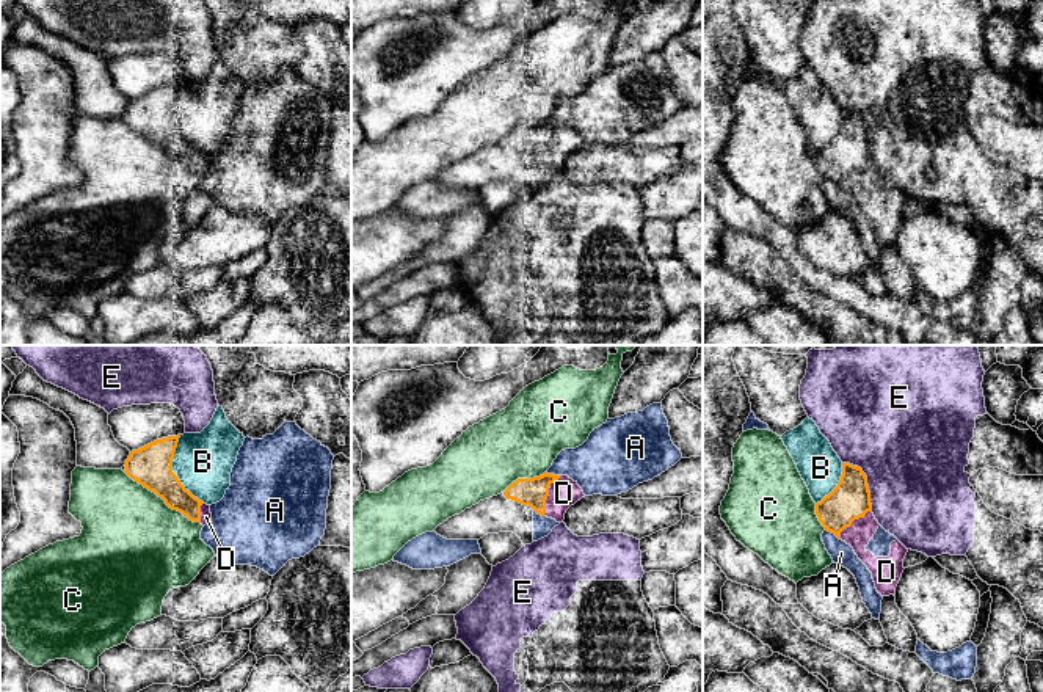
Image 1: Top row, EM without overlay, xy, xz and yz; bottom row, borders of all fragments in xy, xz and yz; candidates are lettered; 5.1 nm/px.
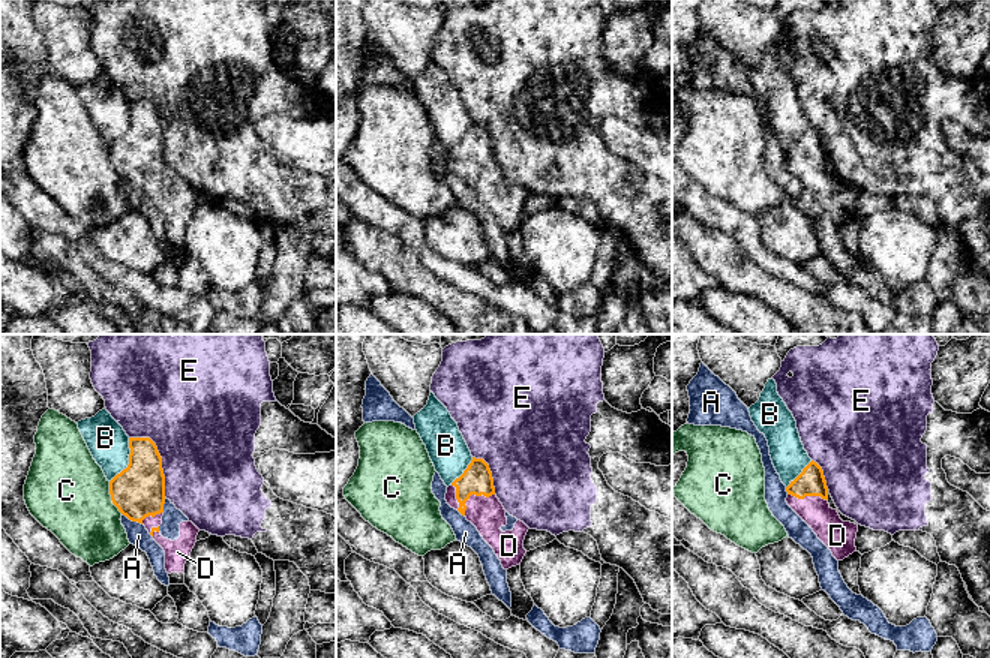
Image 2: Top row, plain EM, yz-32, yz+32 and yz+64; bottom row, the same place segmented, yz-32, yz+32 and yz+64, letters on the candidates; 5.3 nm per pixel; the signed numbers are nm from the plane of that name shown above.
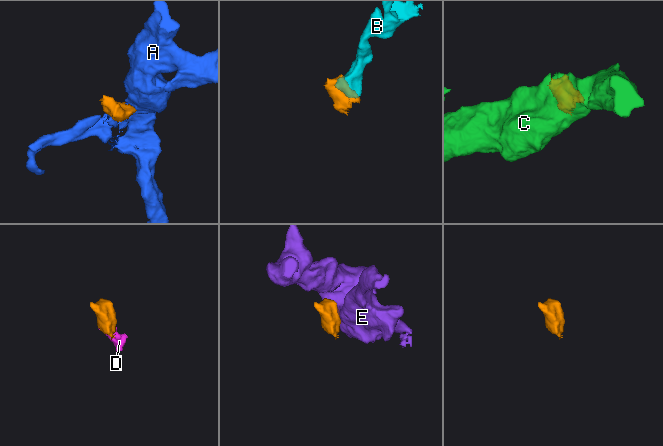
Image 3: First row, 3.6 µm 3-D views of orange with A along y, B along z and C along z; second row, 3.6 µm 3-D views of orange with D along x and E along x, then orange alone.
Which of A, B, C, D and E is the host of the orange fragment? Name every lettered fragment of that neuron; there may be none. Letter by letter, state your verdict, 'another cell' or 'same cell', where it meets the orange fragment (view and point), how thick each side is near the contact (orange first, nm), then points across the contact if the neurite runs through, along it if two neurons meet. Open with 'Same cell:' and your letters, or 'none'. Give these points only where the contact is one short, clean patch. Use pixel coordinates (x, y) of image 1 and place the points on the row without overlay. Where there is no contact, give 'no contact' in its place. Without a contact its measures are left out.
Same cell: D
A: another cell | yz (833, 181) | 200/120 nm
B: another cell | xy (171, 120) | 220/300 nm
C: another cell | xy (162, 146) | 220/480 nm
D: same cell | xz (548, 143) | 140/150 nm
E: another cell | yz (866, 129) | 200/480 nm

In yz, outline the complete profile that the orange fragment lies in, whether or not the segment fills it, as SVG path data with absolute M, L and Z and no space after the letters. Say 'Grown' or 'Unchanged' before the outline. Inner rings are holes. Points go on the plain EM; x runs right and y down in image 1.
Grown. M842 111L838 135L816 152L816 163L825 179L853 196L872 221L877 240L881 245L896 243L908 198L899 188L891 191L888 206L875 206L866 198L880 173L872 162L867 126L861 116Z

